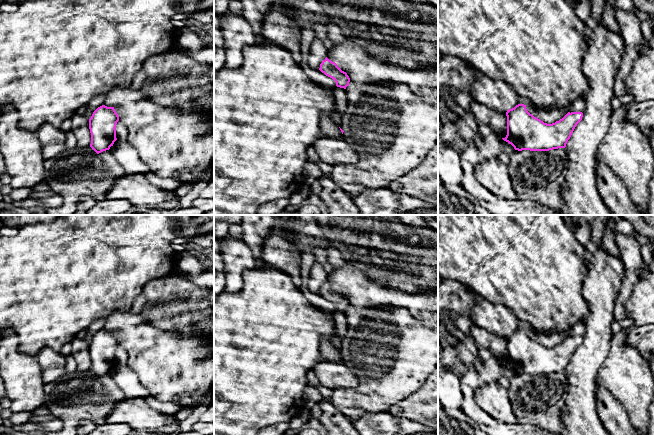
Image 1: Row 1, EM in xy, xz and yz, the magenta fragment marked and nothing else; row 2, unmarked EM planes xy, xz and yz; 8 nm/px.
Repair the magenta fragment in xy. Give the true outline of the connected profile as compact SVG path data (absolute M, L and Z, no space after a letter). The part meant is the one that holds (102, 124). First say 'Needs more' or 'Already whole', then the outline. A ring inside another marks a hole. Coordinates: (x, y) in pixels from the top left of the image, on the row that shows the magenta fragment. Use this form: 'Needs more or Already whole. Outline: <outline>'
Already whole. Outline: M102 105L98 107L89 119L91 133L90 147L97 153L109 150L116 138L116 124L119 116L114 107Z

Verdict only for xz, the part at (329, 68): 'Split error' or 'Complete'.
Complete

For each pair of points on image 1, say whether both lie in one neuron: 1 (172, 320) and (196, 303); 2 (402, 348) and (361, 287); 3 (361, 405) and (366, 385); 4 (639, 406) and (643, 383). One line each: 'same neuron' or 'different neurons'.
1: same neuron
2: different neurons
3: same neuron
4: same neuron

